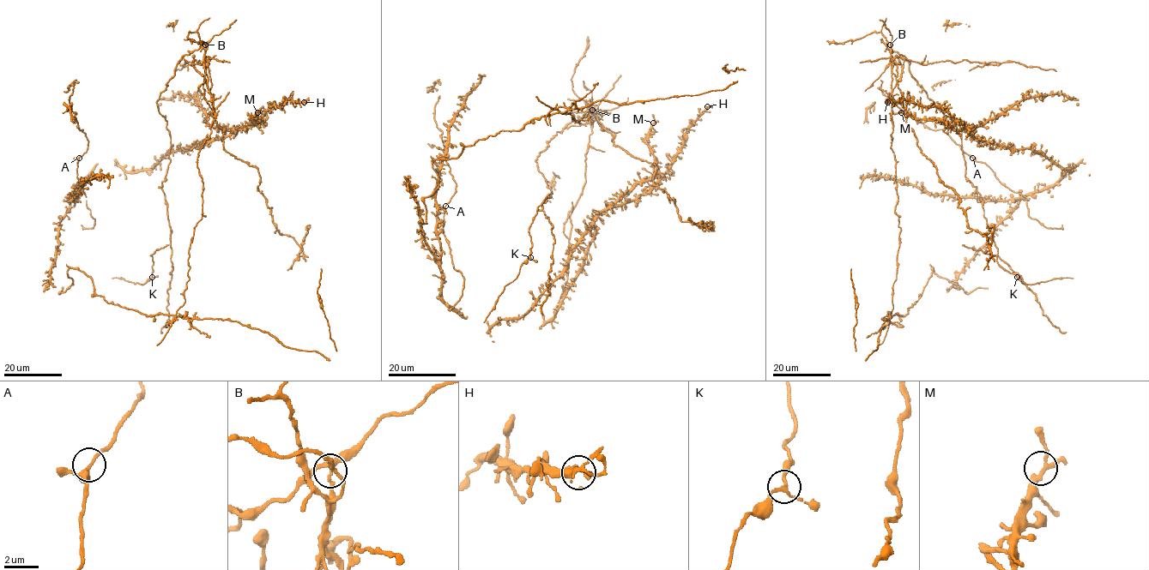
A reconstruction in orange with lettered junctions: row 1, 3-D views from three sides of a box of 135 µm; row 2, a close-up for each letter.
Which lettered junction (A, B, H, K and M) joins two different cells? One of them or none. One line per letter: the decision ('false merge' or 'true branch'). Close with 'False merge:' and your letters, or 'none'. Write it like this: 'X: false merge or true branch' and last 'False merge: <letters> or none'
A: true branch
B: false merge
H: true branch
K: true branch
M: true branch
False merge: B

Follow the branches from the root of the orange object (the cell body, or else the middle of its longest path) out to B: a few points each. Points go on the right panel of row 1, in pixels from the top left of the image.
B: (1018, 62), (963, 60), (922, 65), (897, 56), (892, 68), (890, 44)

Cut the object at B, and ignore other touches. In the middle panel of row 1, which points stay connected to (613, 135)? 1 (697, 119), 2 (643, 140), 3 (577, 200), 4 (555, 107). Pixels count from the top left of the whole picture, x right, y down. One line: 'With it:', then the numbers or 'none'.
With it: 3, 4

